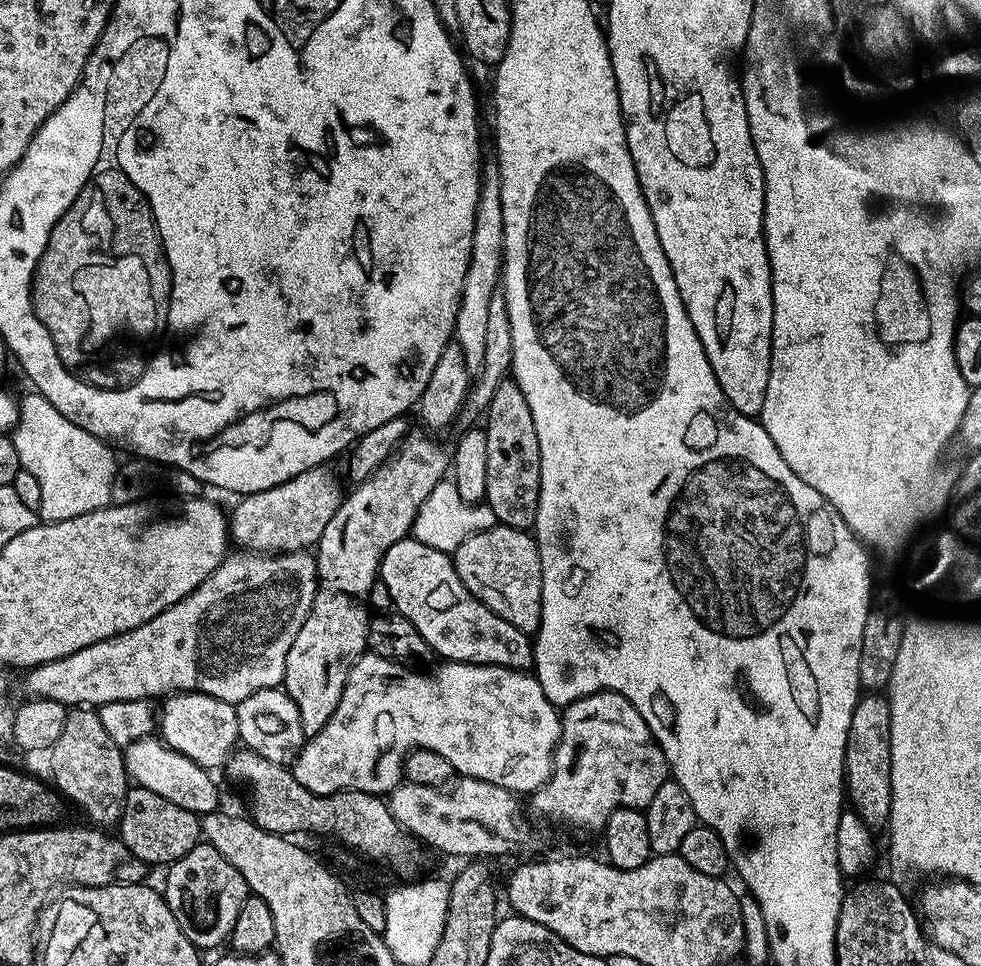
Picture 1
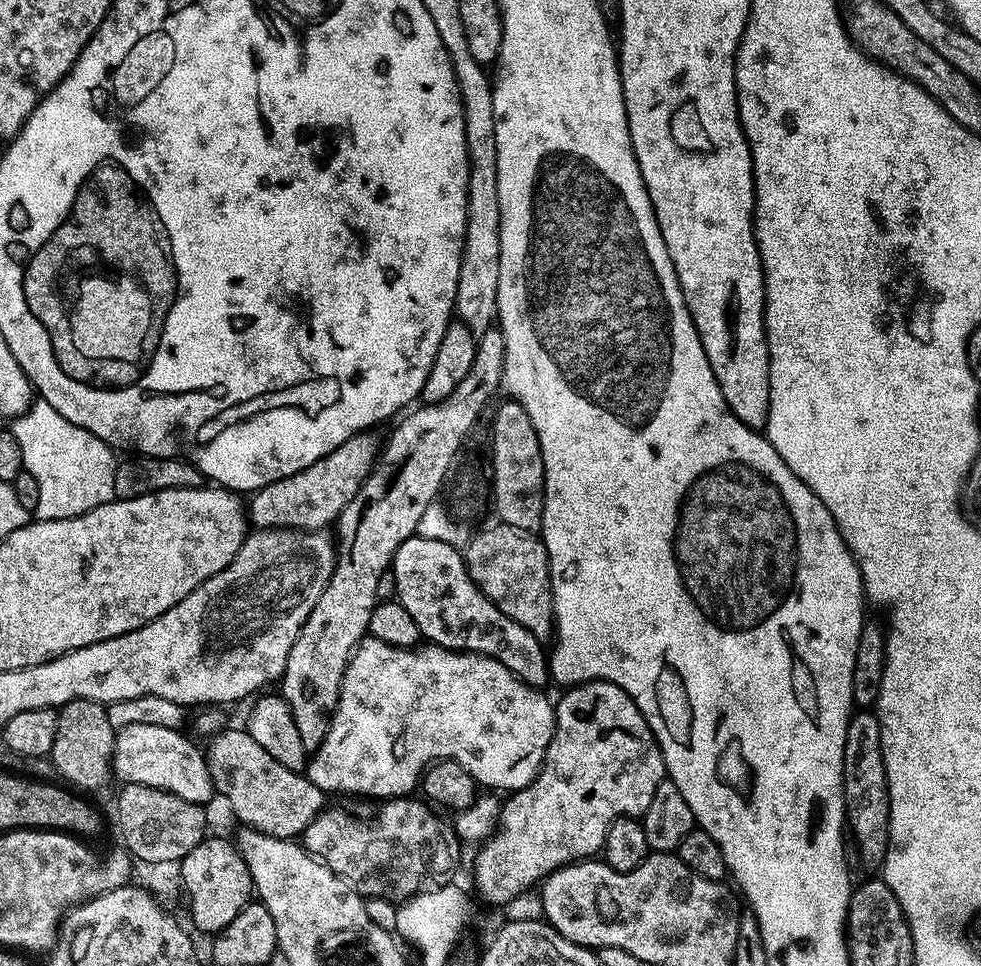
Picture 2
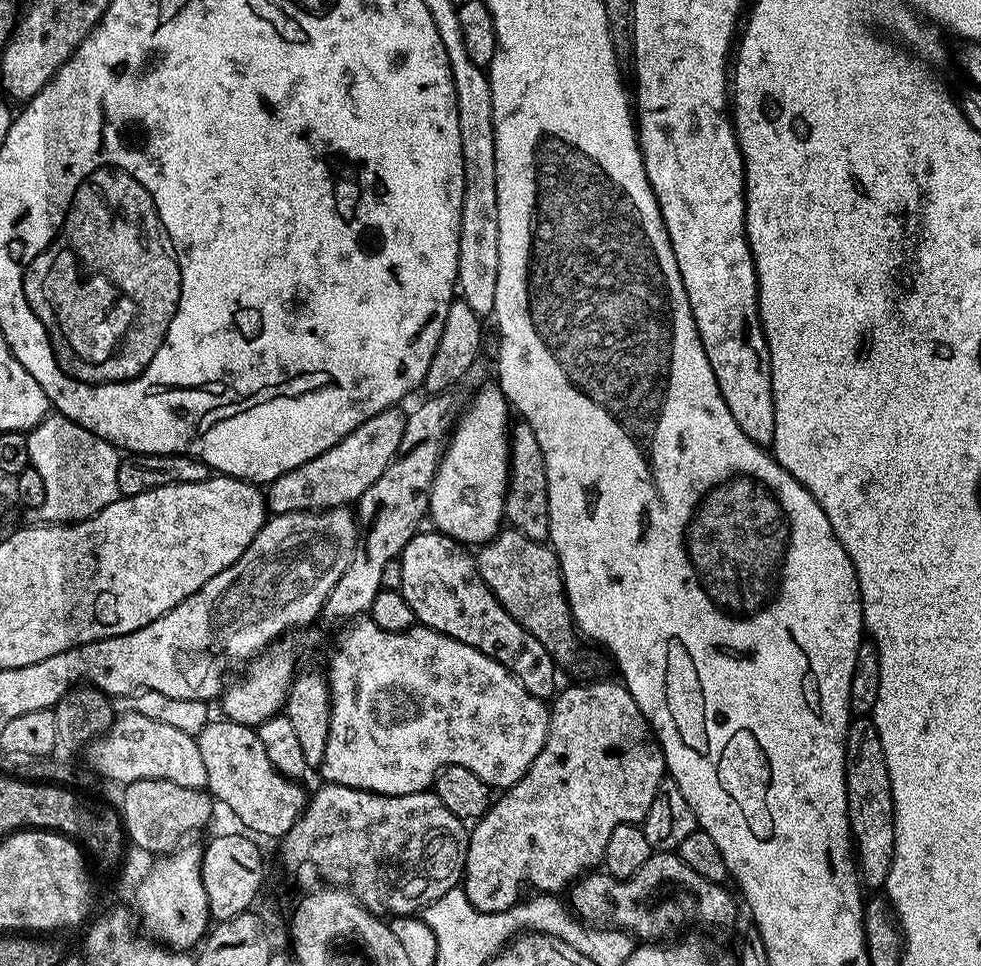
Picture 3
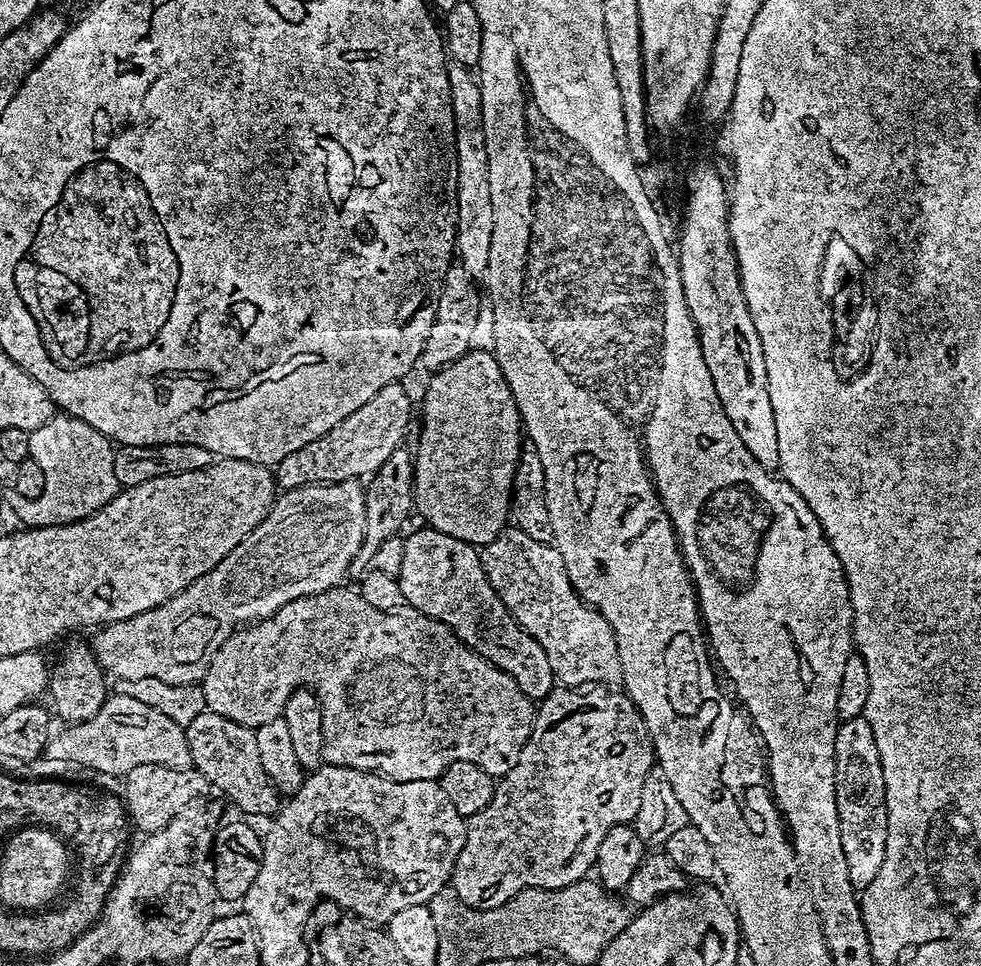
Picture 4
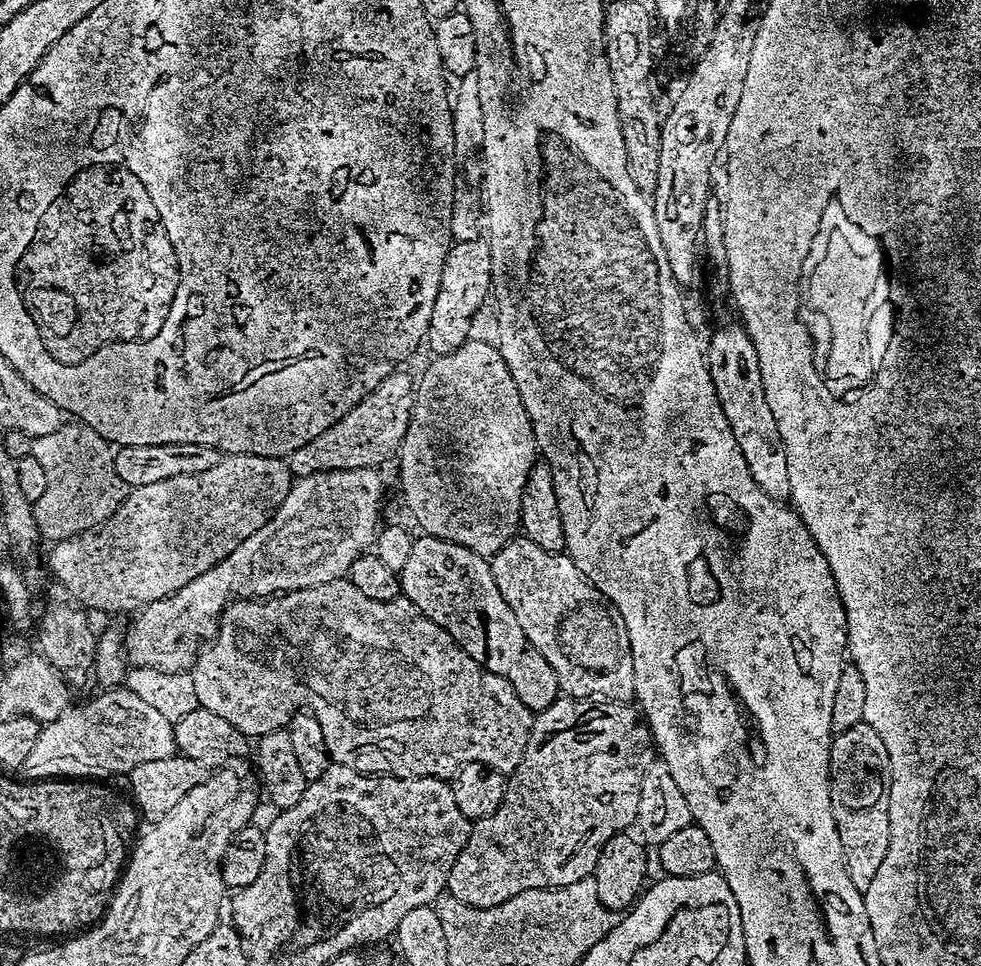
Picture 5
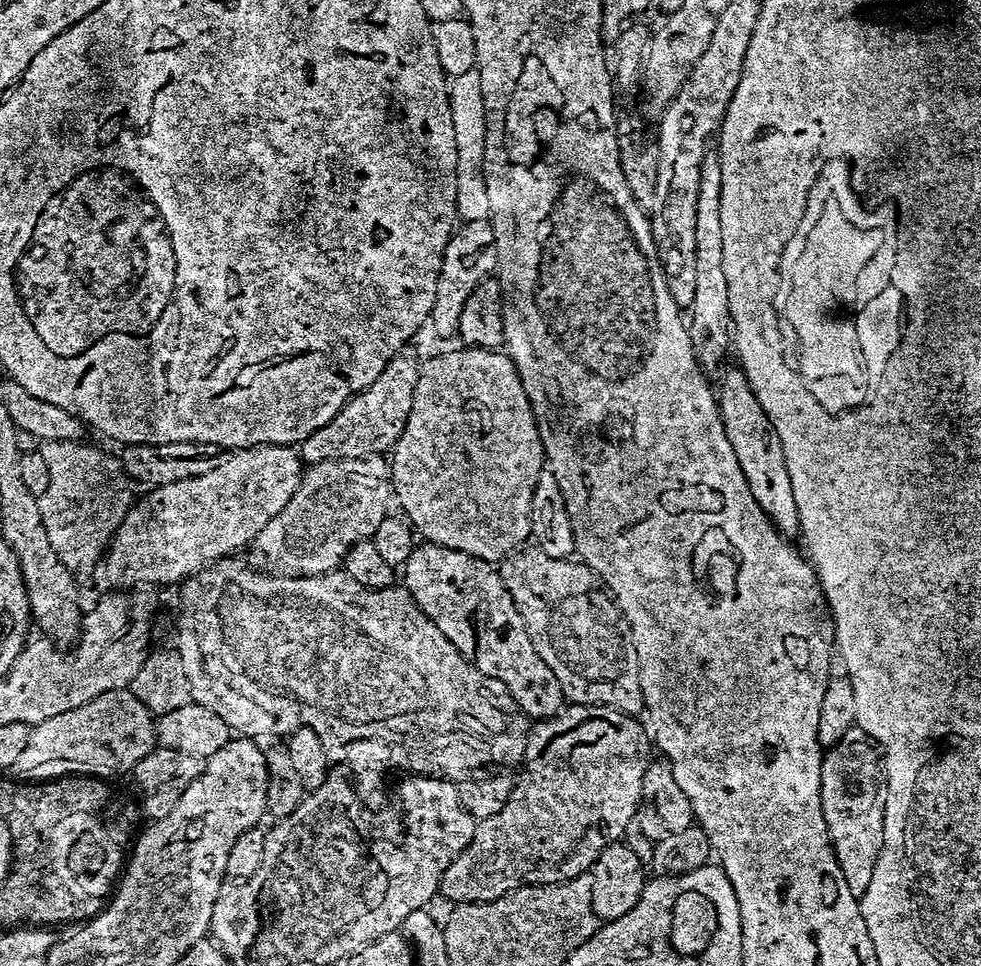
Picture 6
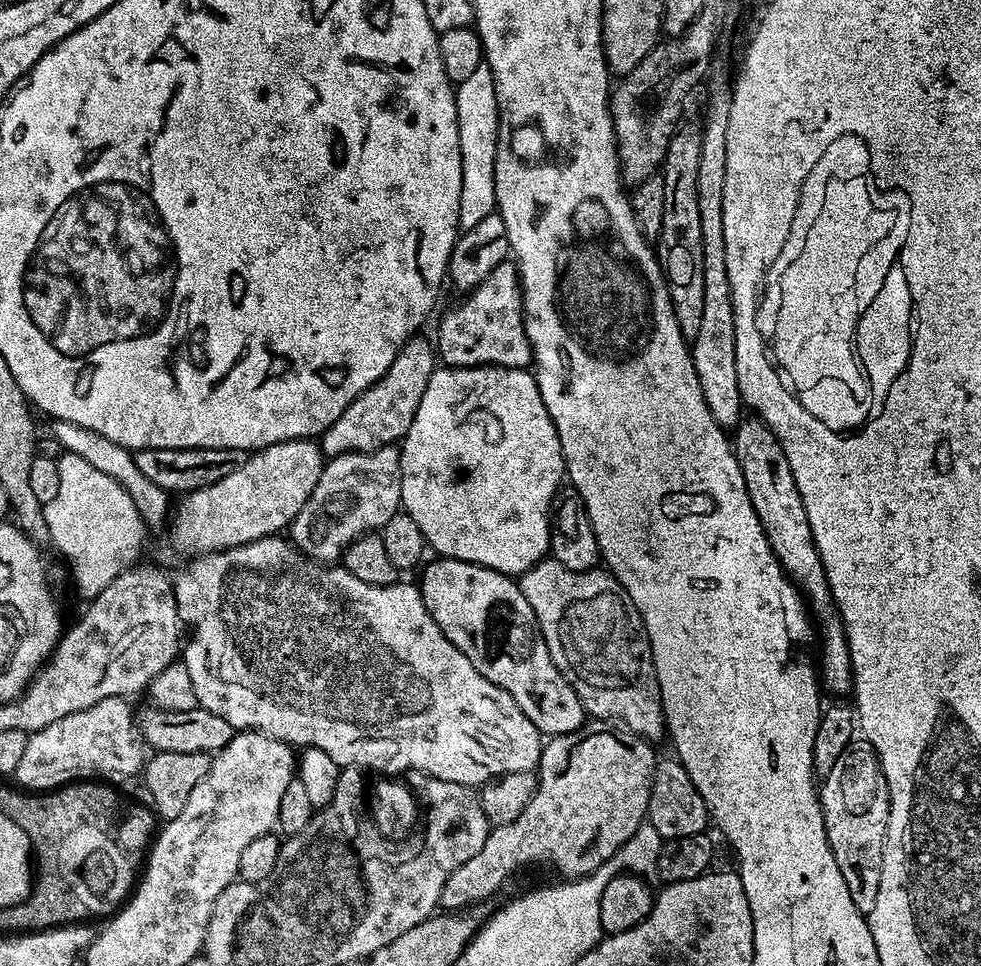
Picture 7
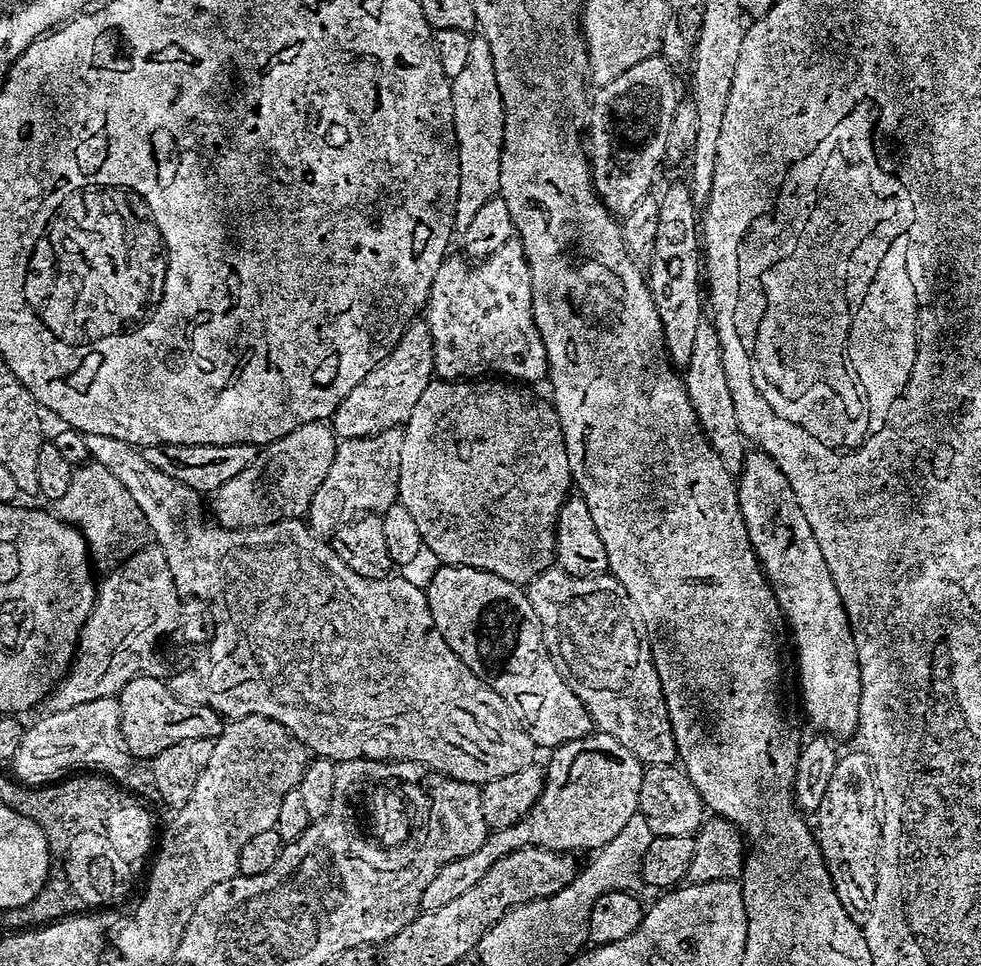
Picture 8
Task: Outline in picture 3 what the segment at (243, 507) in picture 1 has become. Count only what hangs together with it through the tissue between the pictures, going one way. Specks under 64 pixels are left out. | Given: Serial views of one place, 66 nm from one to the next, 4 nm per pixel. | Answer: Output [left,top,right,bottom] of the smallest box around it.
[266,406,405,516]

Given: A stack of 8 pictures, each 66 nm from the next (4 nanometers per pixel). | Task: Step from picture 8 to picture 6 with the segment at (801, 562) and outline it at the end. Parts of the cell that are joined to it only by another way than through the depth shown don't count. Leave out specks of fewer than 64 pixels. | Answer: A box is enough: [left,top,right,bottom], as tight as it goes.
[718,367,801,538]

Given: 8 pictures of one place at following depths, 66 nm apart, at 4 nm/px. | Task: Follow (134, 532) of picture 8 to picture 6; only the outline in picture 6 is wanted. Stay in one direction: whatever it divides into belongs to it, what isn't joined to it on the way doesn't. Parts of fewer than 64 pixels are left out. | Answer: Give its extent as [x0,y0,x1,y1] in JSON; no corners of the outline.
[39,440,132,576]

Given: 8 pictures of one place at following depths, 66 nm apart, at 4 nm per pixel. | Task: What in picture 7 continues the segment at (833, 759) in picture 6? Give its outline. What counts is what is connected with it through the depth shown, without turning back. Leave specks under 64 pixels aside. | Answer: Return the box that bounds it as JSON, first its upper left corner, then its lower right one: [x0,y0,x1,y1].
[818,743,888,914]

